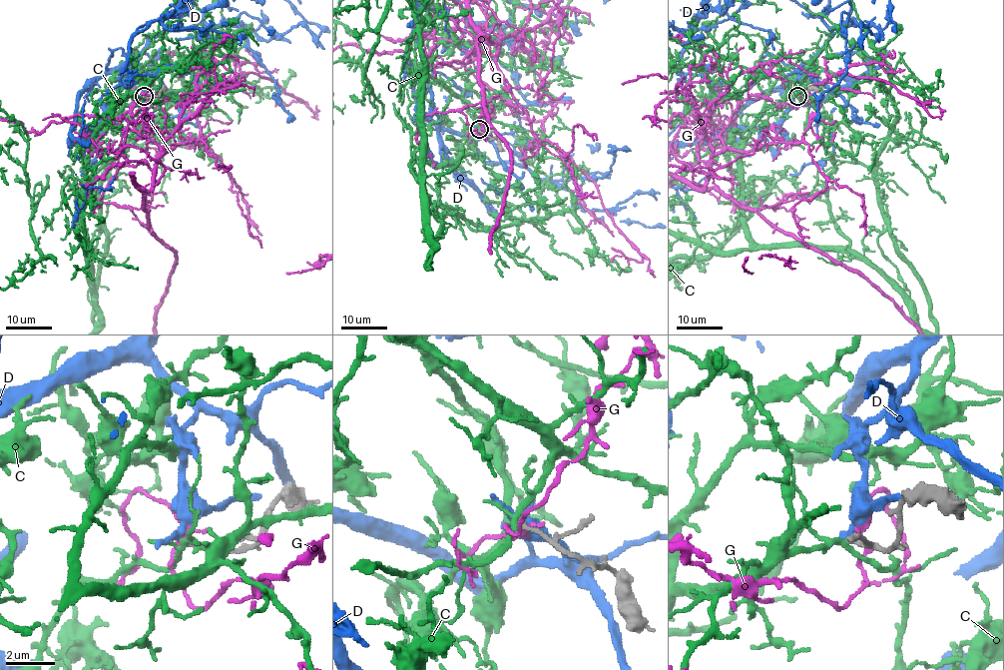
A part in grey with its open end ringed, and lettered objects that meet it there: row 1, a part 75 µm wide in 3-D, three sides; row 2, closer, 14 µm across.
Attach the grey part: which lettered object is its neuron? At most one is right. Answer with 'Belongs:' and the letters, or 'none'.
Belongs: C

